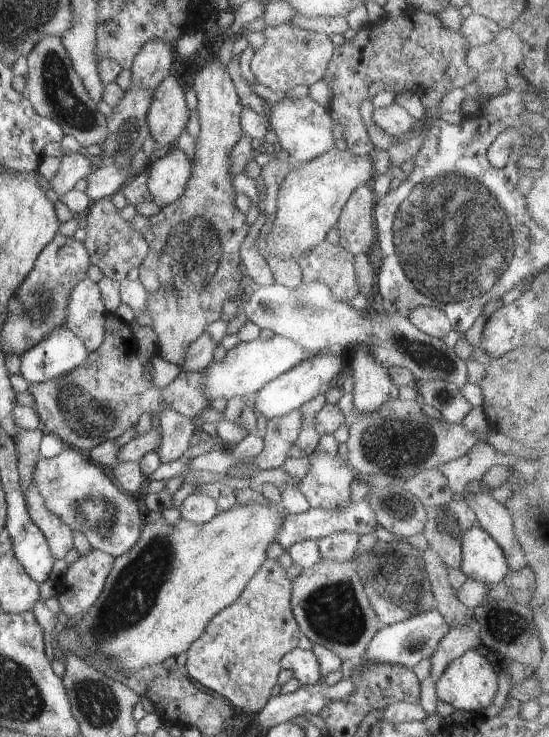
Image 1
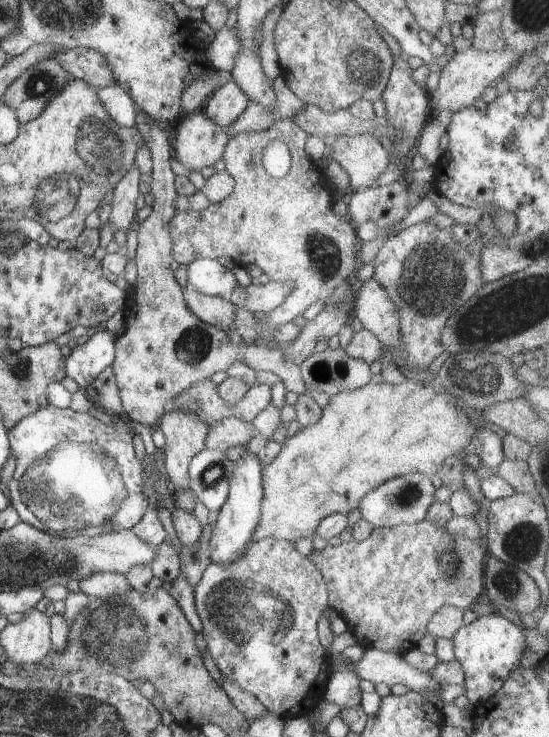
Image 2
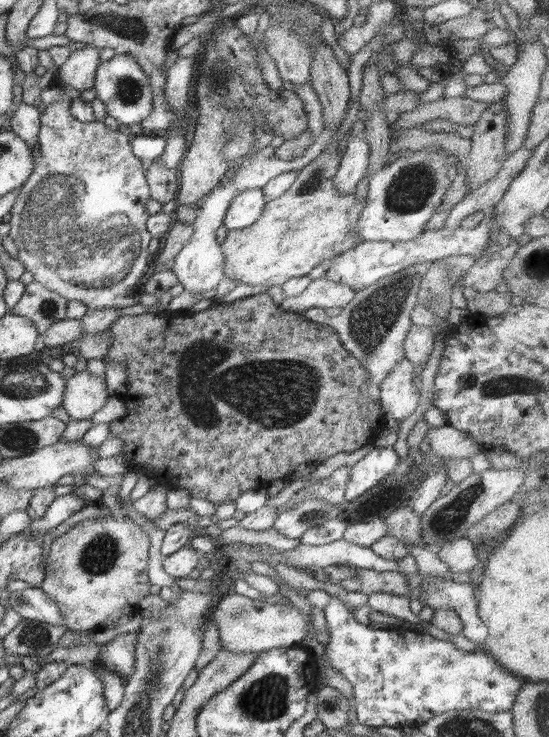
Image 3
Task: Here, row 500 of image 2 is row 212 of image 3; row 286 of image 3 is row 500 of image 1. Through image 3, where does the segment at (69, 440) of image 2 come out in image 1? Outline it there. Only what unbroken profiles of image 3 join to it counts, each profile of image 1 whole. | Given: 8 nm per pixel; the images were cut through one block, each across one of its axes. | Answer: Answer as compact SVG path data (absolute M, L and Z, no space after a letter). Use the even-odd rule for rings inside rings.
M65 446L62 453L47 459L41 456L34 471L32 483L39 488L48 510L58 515L72 532L84 533L92 549L110 553L114 558L124 555L138 542L145 524L138 508L137 496L122 492L114 484L112 467L96 465L85 452L77 448Z

